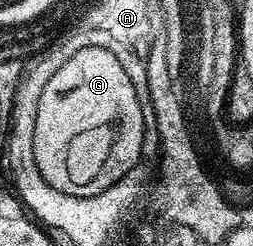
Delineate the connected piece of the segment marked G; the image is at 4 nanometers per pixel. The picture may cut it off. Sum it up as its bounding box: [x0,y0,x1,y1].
[30,48,146,197]

